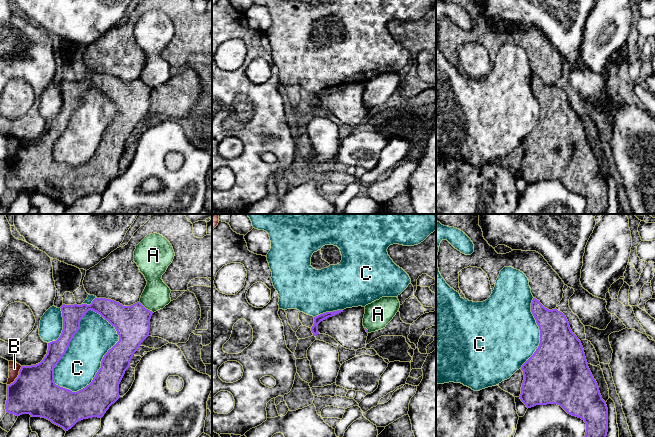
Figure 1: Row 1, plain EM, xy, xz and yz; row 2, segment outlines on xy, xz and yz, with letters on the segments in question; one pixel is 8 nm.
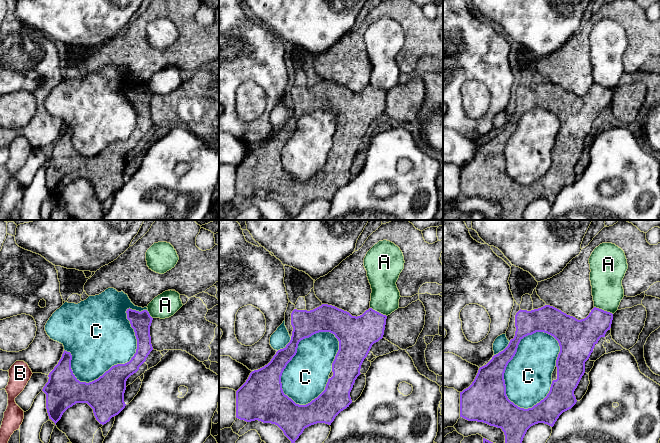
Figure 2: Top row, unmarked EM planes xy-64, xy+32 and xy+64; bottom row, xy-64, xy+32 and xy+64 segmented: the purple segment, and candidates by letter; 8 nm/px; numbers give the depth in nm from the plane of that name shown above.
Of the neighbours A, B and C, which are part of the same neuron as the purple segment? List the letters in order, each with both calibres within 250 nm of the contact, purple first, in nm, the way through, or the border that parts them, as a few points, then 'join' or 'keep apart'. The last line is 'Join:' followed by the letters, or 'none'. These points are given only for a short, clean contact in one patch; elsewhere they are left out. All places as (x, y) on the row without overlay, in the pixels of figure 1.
A: calibres 280 and 220 nm; border xy (139, 78), (153, 88); keep apart
B: calibres 360 and 90 nm; keep apart
C: calibres 190 and 300 nm; keep apart
Join: none

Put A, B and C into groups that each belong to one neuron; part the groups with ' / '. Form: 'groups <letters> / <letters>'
groups A / B / C

